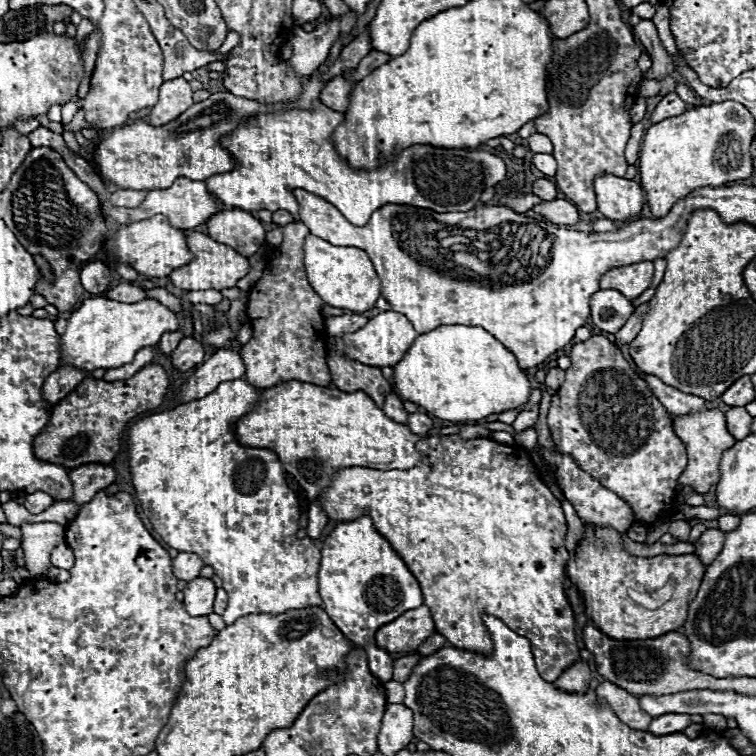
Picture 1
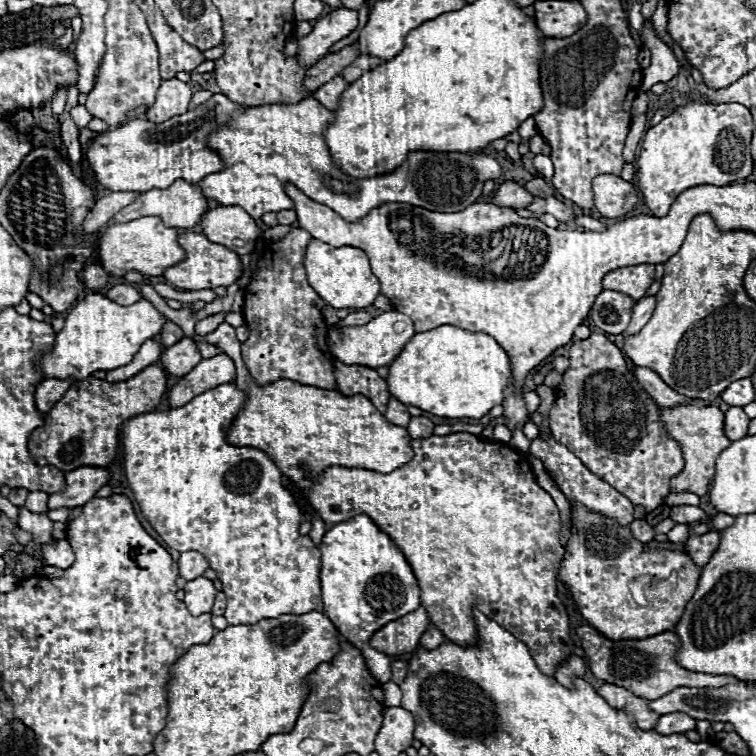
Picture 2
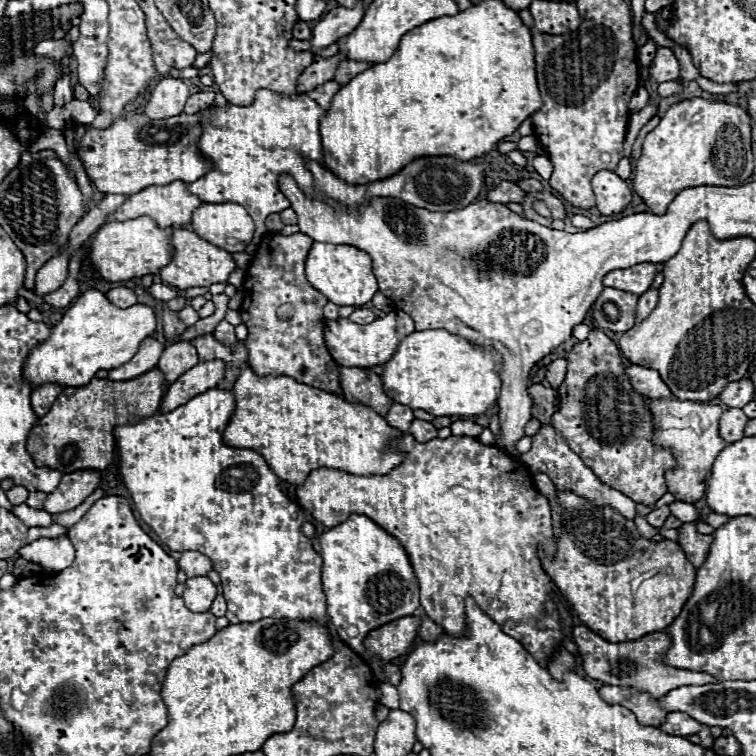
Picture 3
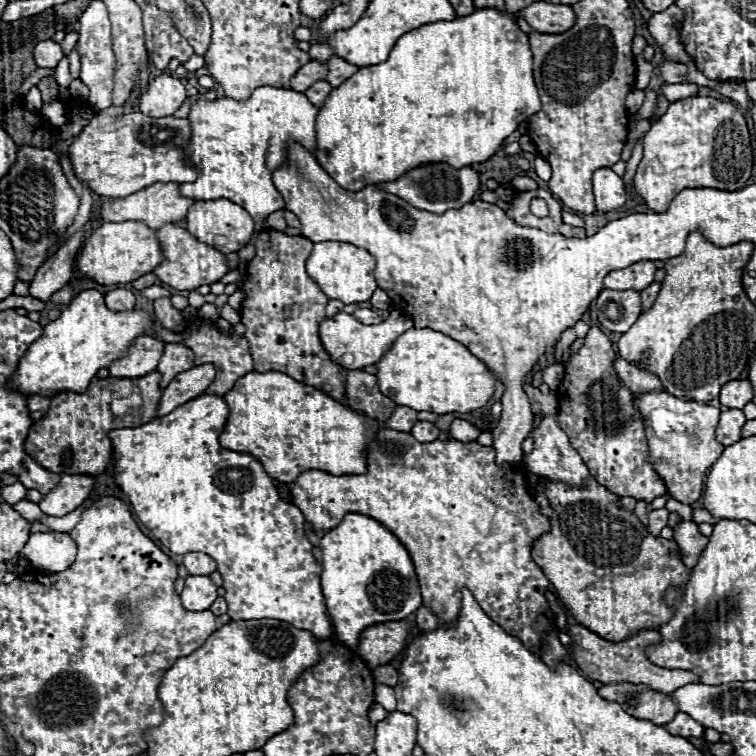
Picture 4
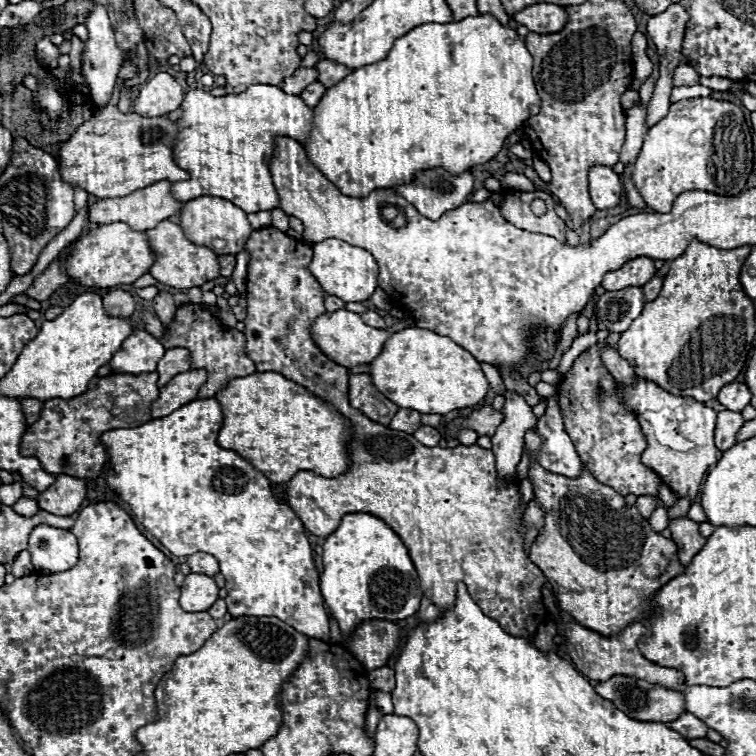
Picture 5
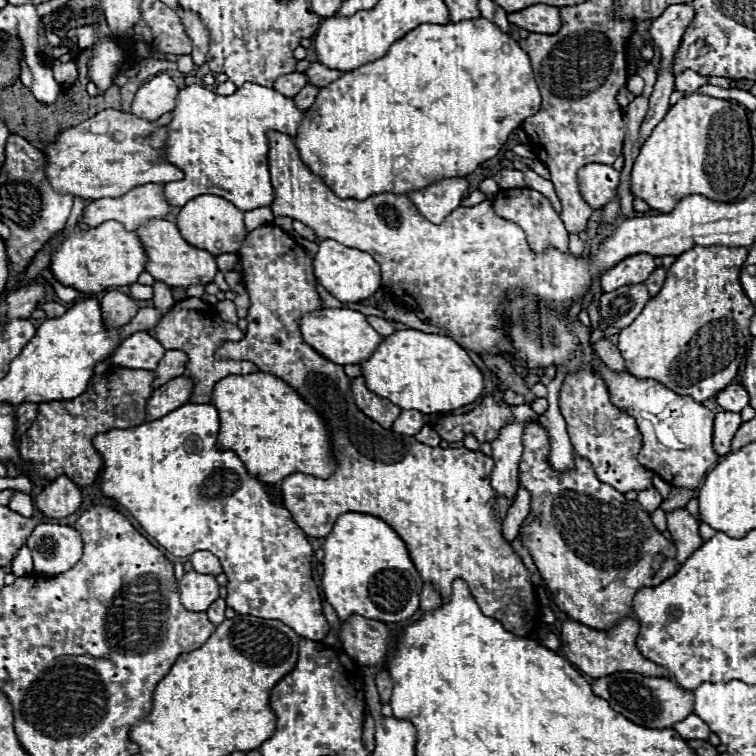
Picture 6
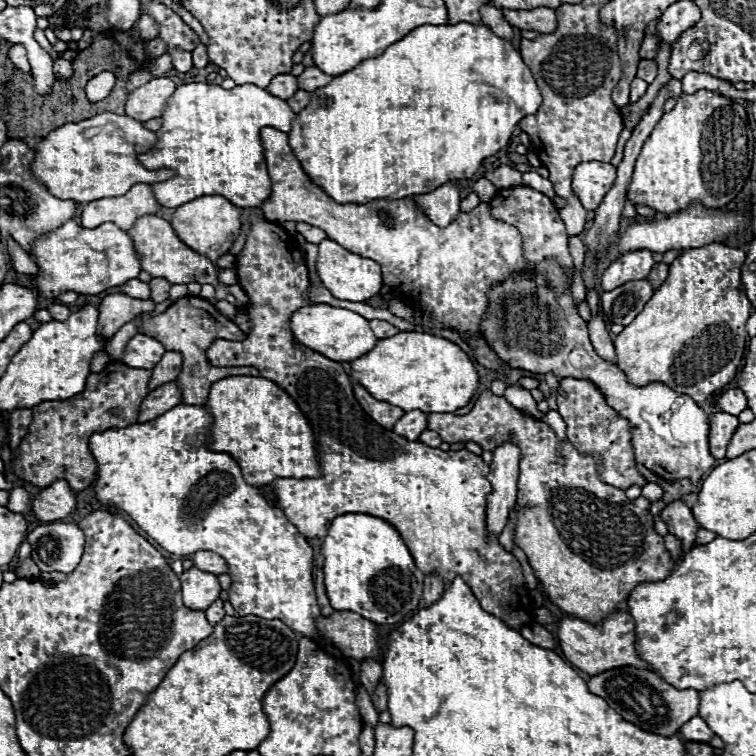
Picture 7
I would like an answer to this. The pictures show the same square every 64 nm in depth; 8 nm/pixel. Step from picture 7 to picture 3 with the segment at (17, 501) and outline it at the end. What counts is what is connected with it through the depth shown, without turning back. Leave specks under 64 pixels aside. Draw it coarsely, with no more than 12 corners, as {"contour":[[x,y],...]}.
{"contour":[[26,504],[14,506],[14,514],[28,526],[50,526],[52,514]]}

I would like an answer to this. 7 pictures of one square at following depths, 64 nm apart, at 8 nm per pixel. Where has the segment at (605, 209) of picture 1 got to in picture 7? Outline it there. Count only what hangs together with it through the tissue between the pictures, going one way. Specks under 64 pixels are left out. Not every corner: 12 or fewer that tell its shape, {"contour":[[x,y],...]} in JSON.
{"contour":[[584,162],[572,190],[586,210],[596,210],[616,182],[616,168]]}

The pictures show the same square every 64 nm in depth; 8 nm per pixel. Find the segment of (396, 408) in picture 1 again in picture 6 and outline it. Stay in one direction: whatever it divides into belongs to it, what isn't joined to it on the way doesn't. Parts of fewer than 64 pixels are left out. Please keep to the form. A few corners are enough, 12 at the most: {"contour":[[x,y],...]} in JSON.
{"contour":[[402,410],[392,430],[416,436],[424,416],[416,410]]}

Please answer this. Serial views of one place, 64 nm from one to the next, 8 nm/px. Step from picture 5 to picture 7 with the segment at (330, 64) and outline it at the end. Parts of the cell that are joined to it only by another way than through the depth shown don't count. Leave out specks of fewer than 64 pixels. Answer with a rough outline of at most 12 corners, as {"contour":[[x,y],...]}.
{"contour":[[316,66],[298,76],[302,90],[316,90],[330,84],[334,76]]}

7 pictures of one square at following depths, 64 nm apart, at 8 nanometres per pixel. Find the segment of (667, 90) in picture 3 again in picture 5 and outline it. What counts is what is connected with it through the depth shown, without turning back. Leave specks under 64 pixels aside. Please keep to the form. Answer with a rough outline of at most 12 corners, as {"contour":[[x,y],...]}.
{"contour":[[674,86],[670,100],[708,96],[706,86]]}

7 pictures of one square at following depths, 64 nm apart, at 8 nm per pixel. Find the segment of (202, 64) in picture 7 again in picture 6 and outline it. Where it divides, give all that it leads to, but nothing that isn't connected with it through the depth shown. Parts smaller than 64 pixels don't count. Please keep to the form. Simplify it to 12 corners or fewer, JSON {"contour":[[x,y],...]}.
{"contour":[[188,8],[178,16],[192,40],[196,66],[206,62],[208,28],[200,16]]}

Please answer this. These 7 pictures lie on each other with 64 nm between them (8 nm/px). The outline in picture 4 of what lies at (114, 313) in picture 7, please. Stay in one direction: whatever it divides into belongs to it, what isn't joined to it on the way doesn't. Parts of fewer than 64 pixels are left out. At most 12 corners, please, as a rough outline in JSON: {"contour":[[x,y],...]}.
{"contour":[[122,288],[104,294],[106,306],[118,312],[132,310],[134,294]]}

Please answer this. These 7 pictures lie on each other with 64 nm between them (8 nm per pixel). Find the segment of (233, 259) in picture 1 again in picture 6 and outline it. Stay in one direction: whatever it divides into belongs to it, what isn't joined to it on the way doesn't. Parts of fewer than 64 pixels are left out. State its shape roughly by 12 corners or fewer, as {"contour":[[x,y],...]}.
{"contour":[[168,220],[136,230],[146,272],[172,288],[206,286],[218,272]]}

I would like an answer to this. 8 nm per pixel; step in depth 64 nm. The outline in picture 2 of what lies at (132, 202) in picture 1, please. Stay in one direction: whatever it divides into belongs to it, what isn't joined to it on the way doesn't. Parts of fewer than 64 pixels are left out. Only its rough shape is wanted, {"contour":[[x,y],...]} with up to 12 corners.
{"contour":[[112,192],[92,206],[84,232],[96,232],[138,192]]}

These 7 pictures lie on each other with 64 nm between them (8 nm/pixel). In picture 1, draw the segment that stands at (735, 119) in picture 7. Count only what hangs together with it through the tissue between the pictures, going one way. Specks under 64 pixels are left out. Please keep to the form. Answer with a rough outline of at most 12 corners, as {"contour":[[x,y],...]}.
{"contour":[[740,102],[652,124],[640,184],[656,218],[704,186],[746,180]]}

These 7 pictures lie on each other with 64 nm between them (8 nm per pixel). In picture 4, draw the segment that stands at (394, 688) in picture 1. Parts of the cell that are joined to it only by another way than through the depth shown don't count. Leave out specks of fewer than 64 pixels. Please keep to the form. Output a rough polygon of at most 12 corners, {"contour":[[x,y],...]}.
{"contour":[[376,684],[376,704],[396,710],[392,686]]}

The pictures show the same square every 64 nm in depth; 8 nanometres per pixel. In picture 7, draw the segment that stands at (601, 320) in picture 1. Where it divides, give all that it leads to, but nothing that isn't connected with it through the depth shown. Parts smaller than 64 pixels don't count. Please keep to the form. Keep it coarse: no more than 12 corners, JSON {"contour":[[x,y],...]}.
{"contour":[[648,280],[600,296],[610,324],[628,326],[652,298]]}

